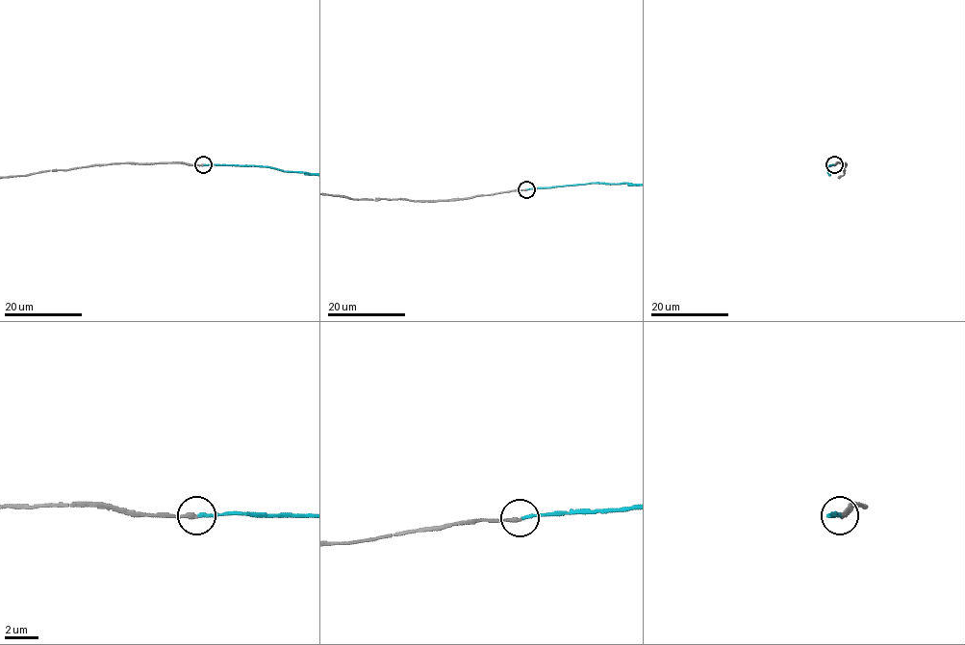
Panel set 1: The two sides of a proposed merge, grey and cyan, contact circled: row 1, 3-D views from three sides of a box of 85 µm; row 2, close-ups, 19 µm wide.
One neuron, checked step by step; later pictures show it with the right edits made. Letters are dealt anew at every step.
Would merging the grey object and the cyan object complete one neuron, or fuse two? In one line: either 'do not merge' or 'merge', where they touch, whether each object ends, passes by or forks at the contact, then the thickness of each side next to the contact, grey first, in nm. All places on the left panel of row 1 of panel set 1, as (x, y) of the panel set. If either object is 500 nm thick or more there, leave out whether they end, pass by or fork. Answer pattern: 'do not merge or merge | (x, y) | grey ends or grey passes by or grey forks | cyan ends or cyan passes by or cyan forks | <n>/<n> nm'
merge | (203, 164) | grey ends | cyan ends | 200/160 nm

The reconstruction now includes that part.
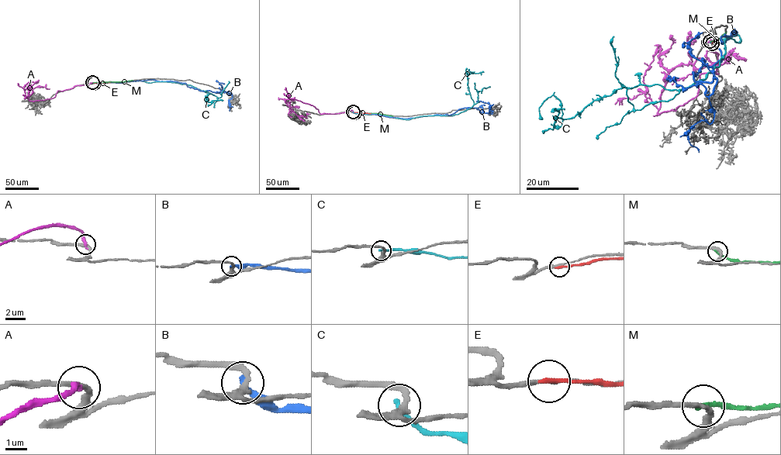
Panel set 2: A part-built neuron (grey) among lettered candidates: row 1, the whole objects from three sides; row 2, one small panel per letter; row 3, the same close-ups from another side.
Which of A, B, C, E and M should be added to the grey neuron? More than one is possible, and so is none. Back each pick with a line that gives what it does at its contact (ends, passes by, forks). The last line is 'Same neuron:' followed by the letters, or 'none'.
Same neuron: none

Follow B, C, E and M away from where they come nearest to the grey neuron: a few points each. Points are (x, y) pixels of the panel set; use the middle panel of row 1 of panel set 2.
B: (353, 112), (405, 118), (450, 115), (469, 107), (477, 108), (481, 112), (492, 112), (488, 102), (476, 101)
C: (353, 112), (406, 119), (421, 116), (457, 114), (474, 103), (468, 87), (467, 68)
E: (354, 112), (371, 113)
M: (353, 112), (393, 115)

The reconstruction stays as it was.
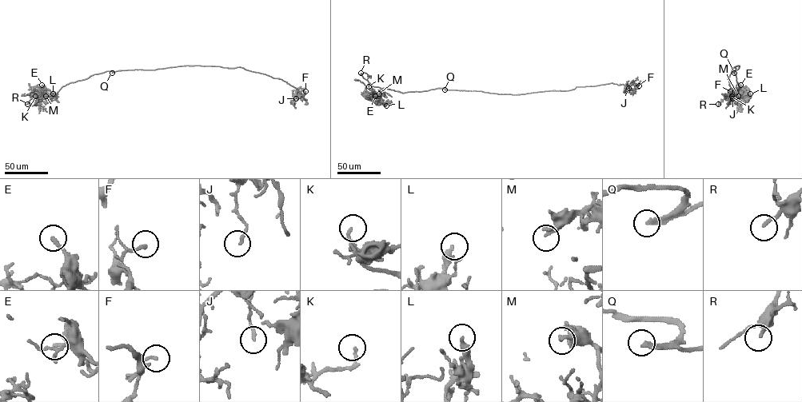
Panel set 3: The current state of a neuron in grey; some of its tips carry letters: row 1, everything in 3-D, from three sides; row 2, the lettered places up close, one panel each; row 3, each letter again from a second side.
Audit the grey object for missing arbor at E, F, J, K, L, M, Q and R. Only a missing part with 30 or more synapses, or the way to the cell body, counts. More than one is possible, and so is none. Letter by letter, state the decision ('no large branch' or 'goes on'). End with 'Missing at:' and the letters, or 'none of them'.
E: no large branch
F: no large branch
J: no large branch
K: goes on
L: no large branch
M: no large branch
Q: goes on
R: goes on
Missing at: K, Q, R

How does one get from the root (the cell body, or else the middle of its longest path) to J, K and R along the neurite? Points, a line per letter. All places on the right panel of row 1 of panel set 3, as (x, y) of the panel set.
J: (738, 69), (739, 65), (732, 68), (728, 78), (731, 88), (726, 95), (732, 94), (732, 98)
K: (738, 69), (732, 71), (738, 83), (733, 99), (729, 97), (732, 96)
R: (738, 69), (732, 71), (738, 82), (733, 99), (725, 97), (718, 104)

